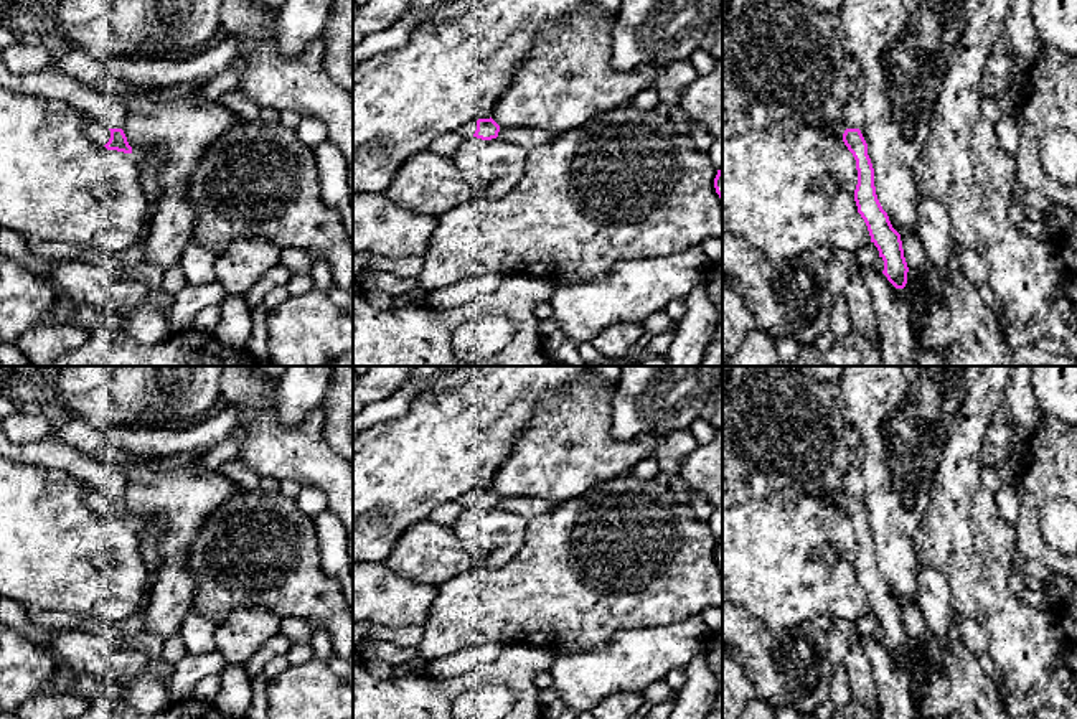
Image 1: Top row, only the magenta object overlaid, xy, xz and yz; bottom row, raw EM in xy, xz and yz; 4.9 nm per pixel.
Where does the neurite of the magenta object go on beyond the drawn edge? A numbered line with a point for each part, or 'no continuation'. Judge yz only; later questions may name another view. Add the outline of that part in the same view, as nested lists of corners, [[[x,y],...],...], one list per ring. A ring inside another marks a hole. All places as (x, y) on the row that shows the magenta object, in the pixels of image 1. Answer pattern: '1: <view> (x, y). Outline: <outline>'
1: yz (853, 116). Outline: [[[849,96],[848,101],[843,104],[843,117],[846,129],[859,129],[863,127],[863,109],[859,99]]]

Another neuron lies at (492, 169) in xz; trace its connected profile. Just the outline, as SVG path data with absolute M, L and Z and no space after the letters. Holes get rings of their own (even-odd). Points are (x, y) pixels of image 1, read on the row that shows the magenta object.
M465 137L452 158L475 196L498 200L523 178L528 150L501 139Z

